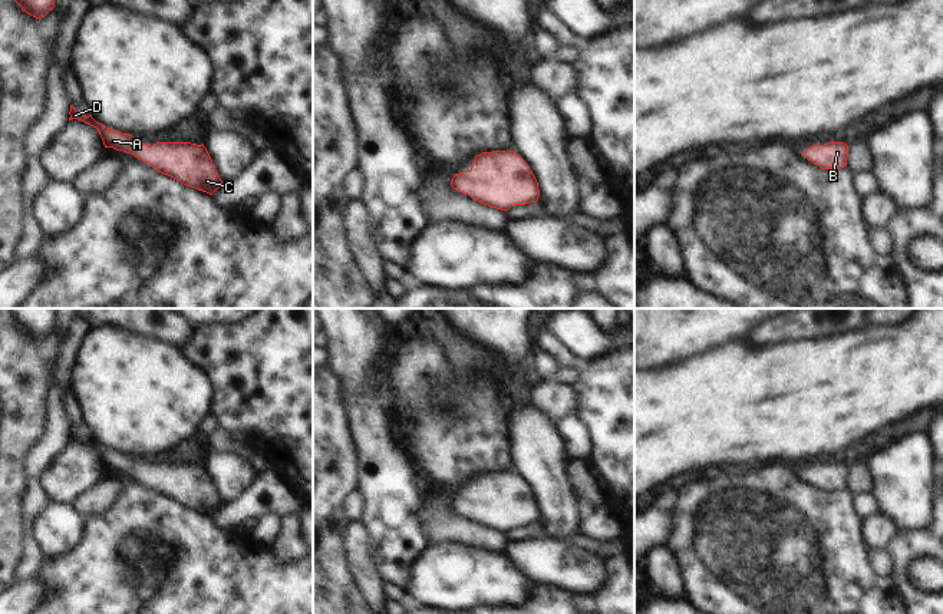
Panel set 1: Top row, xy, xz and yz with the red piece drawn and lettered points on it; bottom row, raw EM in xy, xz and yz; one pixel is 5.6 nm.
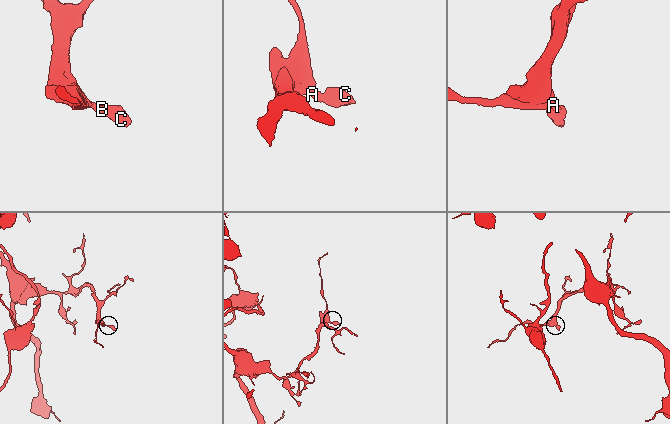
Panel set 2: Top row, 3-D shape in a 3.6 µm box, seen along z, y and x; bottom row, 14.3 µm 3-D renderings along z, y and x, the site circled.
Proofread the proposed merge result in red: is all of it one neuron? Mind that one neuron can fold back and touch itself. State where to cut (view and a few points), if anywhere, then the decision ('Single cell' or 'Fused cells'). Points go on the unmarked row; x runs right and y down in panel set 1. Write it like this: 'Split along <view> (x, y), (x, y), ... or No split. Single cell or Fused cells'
No split. Single cell.

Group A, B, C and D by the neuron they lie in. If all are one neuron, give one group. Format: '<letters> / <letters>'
A B C D

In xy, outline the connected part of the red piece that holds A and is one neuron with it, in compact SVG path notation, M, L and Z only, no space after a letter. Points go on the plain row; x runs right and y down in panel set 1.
M73 426L69 433L72 440L82 442L98 450L105 469L113 469L148 483L158 493L168 496L181 505L212 516L222 502L212 481L202 466L191 463L156 463L152 468L139 465L129 455L106 449L96 443L92 436L80 436Z

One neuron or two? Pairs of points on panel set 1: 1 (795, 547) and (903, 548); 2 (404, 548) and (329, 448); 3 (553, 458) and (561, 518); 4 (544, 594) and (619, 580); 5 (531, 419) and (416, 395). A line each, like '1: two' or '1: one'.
1: two
2: two
3: one
4: one
5: two

